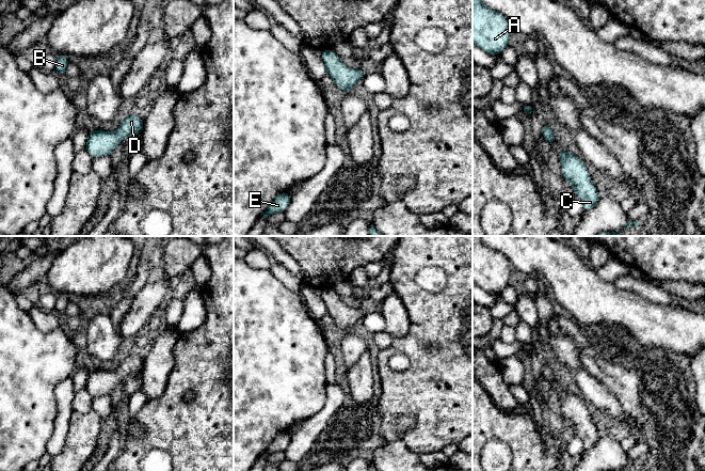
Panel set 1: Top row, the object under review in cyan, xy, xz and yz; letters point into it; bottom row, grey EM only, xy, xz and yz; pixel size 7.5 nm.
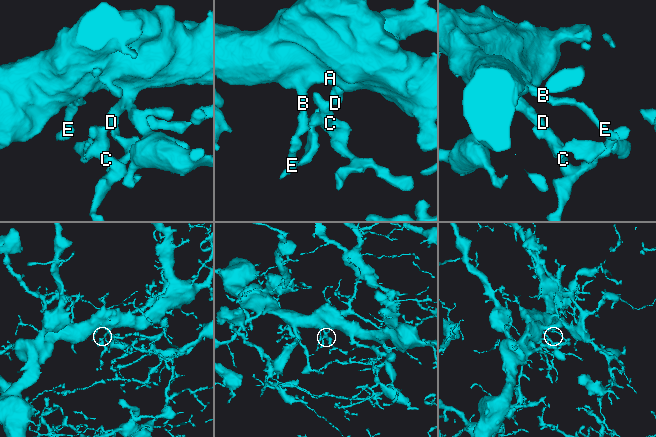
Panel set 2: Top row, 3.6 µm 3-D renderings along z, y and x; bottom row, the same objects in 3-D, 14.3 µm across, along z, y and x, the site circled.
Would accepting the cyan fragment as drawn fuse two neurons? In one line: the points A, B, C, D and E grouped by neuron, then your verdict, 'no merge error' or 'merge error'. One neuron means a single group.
A B C D E; no merge error

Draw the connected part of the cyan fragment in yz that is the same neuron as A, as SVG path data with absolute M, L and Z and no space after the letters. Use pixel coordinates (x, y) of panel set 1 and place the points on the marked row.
M472 0L472 42L490 54L500 54L510 41L510 22L500 13Z

